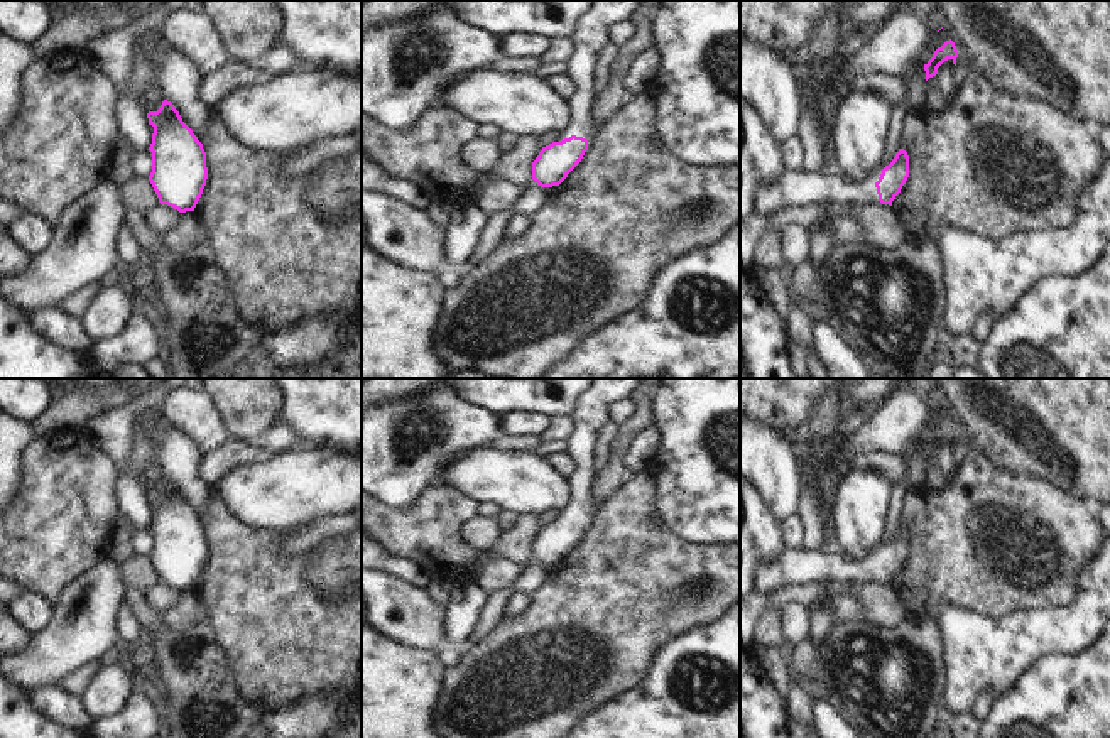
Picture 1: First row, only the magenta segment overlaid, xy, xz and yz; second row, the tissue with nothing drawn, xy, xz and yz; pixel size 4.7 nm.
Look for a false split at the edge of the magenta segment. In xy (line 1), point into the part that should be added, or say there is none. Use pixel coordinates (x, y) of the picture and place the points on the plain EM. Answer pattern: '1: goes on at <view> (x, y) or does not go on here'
1: does not go on here

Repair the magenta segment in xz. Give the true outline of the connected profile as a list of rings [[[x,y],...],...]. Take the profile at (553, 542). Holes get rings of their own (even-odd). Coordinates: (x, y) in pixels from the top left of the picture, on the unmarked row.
[[[591,378],[591,383],[578,397],[574,410],[574,429],[568,436],[566,454],[574,461],[576,471],[568,478],[571,486],[571,515],[552,520],[539,530],[532,540],[532,557],[541,566],[559,564],[581,540],[588,529],[583,515],[590,507],[590,488],[593,480],[593,451],[600,427],[608,421],[608,405],[627,399],[637,388],[640,378]]]

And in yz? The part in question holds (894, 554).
[[[899,527],[894,539],[882,547],[879,559],[848,561],[840,549],[789,549],[774,559],[759,561],[754,572],[754,591],[772,593],[787,583],[811,583],[818,579],[868,579],[875,572],[882,583],[892,584],[909,556],[909,534]]]

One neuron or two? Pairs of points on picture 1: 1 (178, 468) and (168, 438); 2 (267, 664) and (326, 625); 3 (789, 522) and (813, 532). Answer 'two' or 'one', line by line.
1: one
2: one
3: two

